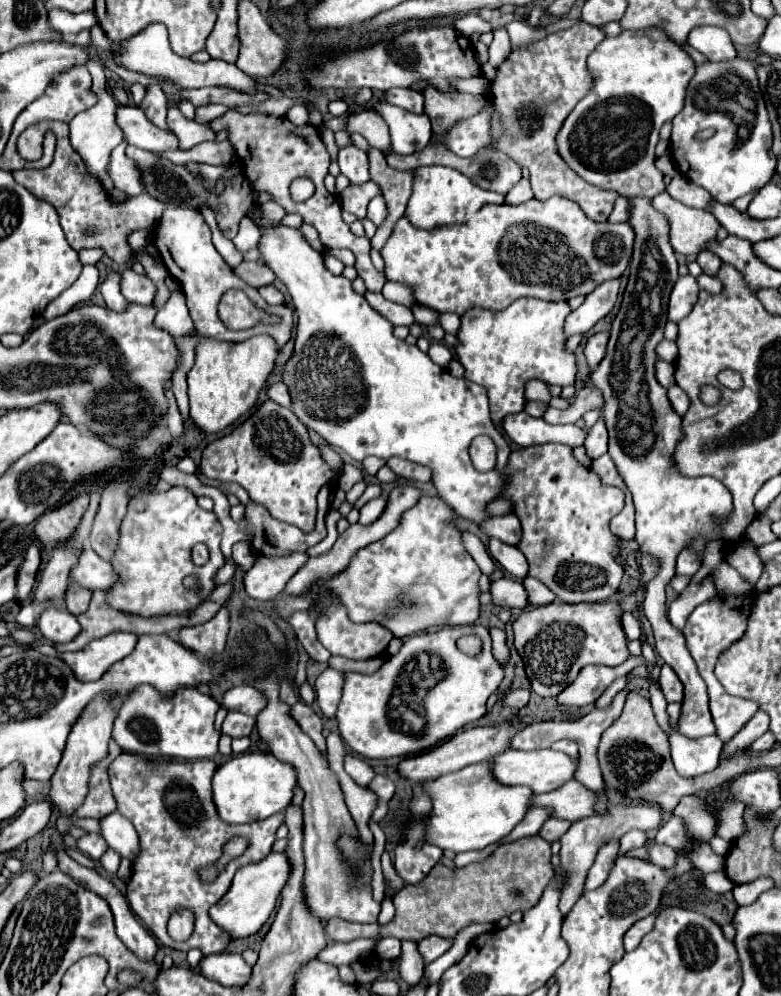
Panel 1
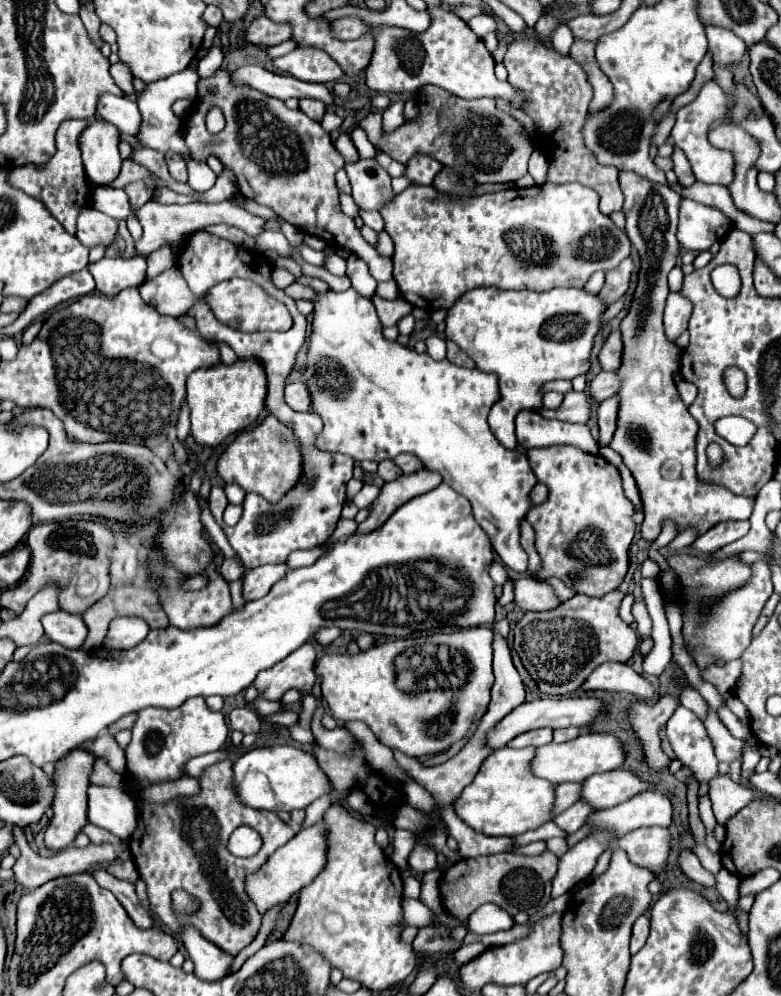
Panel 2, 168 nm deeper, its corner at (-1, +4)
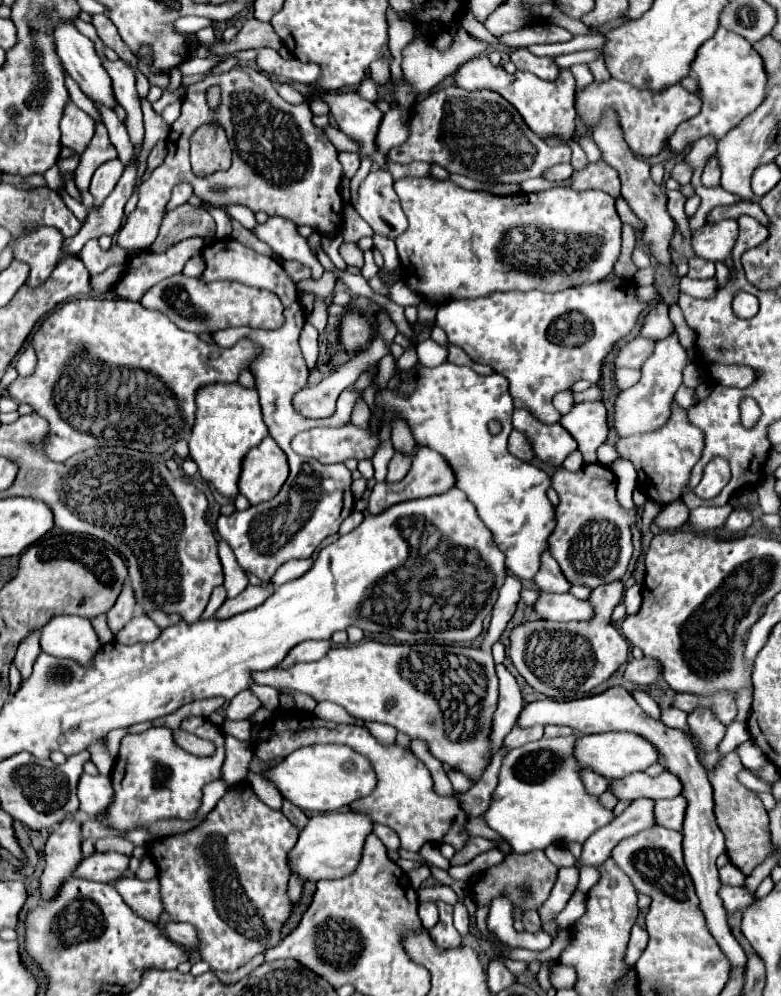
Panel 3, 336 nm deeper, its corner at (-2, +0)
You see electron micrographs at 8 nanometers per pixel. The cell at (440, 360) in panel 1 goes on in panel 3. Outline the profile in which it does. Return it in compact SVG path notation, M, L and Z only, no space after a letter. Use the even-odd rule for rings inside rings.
M432 338L418 342L416 350L418 350L418 362L422 366L438 366L440 362L446 362L446 358L448 358L448 348L434 342Z

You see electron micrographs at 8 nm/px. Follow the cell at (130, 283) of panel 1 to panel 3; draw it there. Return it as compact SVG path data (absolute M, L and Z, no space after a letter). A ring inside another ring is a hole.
M184 274L170 276L168 280L162 280L156 284L156 288L150 288L140 304L150 310L158 310L166 314L176 326L180 326L186 332L194 334L212 334L220 328L230 326L250 326L250 328L262 328L262 330L276 330L284 326L284 306L280 304L280 298L268 290L252 288L240 282L212 282L204 284L198 278L188 278Z

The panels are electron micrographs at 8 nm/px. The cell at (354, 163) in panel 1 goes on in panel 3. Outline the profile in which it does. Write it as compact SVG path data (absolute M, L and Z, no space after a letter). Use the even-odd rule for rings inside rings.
M374 170L362 180L354 208L374 232L390 238L396 238L408 226L400 208L400 198L394 192L392 174L386 170Z

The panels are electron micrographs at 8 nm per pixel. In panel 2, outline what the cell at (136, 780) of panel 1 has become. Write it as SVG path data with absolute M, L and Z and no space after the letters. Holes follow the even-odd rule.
M231 760L207 768L199 778L203 790L193 798L177 798L163 806L141 804L137 822L139 830L129 838L129 850L141 878L147 882L151 912L157 914L173 934L179 932L181 924L193 924L207 940L235 956L257 936L263 918L245 892L245 880L249 874L255 874L255 870L259 870L279 846L291 840L297 834L297 828L285 824L273 812L255 812L255 808L239 804L231 768ZM239 826L249 826L263 838L261 850L251 858L237 858L227 850L229 836ZM177 888L185 890L199 902L199 908L193 914L175 914L171 894Z

